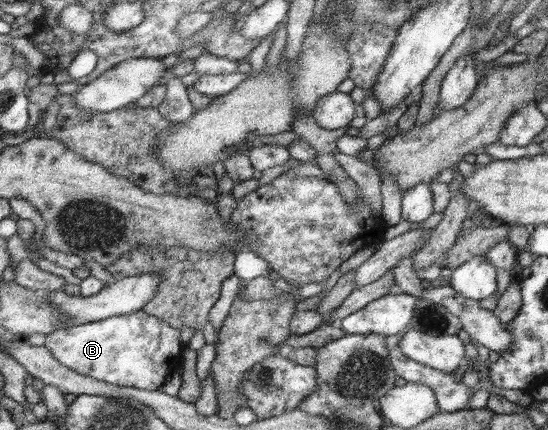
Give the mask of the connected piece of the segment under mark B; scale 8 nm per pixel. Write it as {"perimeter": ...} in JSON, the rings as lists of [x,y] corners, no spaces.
{"perimeter":[[[143,310],[98,322],[62,327],[46,336],[45,348],[60,364],[100,382],[140,390],[159,390],[166,376],[183,365],[176,327]]]}

